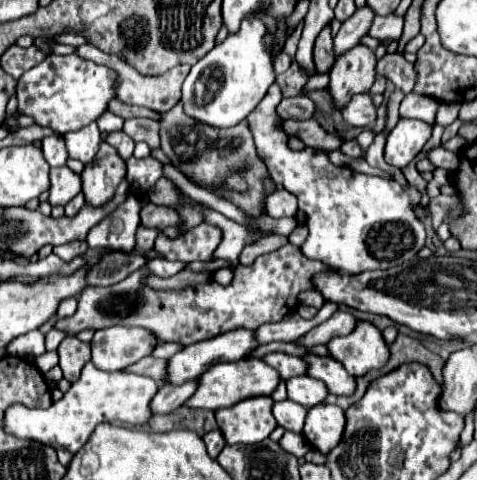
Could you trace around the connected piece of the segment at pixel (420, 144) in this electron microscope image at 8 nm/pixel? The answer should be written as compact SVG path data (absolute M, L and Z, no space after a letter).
M398 120L394 130L388 134L384 160L394 168L404 170L420 154L430 138L430 132L430 124L422 120Z

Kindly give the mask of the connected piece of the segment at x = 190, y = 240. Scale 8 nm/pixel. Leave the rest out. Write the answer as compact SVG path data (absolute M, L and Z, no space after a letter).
M204 222L204 226L196 226L196 230L190 230L188 234L176 238L176 242L160 238L160 242L156 242L156 252L160 252L166 260L210 260L221 240L222 230Z

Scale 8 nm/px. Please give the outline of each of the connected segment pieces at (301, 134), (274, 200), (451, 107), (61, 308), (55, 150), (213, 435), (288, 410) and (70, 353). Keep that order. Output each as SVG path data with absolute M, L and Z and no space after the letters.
M284 120L282 130L286 136L296 136L300 138L306 146L312 148L322 148L322 150L338 150L342 144L342 138L336 134L326 132L316 120Z
M278 188L272 196L266 200L266 214L272 218L284 218L284 216L294 216L298 210L298 202L294 194L288 194L288 190Z
M440 103L438 112L436 114L436 124L442 124L442 126L448 126L450 122L454 122L458 119L460 110L460 104L446 104Z
M67 298L66 300L63 300L58 306L55 317L61 319L72 316L76 312L77 304L76 298Z
M48 136L48 138L44 138L44 142L42 142L42 152L44 152L46 162L48 162L52 168L64 166L66 160L68 160L68 150L66 150L64 138L60 138L60 136Z
M212 430L204 436L204 444L206 444L206 450L210 454L210 458L218 458L218 454L222 452L222 448L226 446L224 442L224 436L220 430Z
M284 400L284 402L276 402L272 410L274 410L276 422L278 422L284 430L302 434L302 428L304 428L304 420L306 420L308 408L296 404L296 402L292 402L292 400Z
M76 336L64 338L58 348L60 354L60 368L68 382L76 382L80 378L82 366L90 360L90 344L80 342Z

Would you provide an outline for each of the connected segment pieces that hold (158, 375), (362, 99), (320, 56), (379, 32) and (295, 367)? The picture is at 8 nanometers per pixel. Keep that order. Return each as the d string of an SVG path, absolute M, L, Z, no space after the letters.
M148 356L136 362L136 366L128 366L128 372L144 374L144 376L154 378L158 384L166 384L166 366L168 366L168 360L158 360L158 358Z
M370 94L352 96L350 104L342 110L342 118L358 128L370 128L376 122L376 106Z
M326 24L322 28L322 32L316 38L314 44L314 64L318 72L326 72L332 68L334 60L332 60L332 36L330 36L330 24Z
M393 13L387 16L376 16L372 20L372 26L368 30L368 36L376 38L376 40L384 40L384 38L394 38L398 40L403 32L404 18Z
M282 352L268 354L268 356L264 356L264 360L268 364L272 364L280 372L280 376L284 380L294 378L294 376L304 376L306 370L308 370L308 362L306 360L296 358L296 356L288 356L288 354L282 354Z

